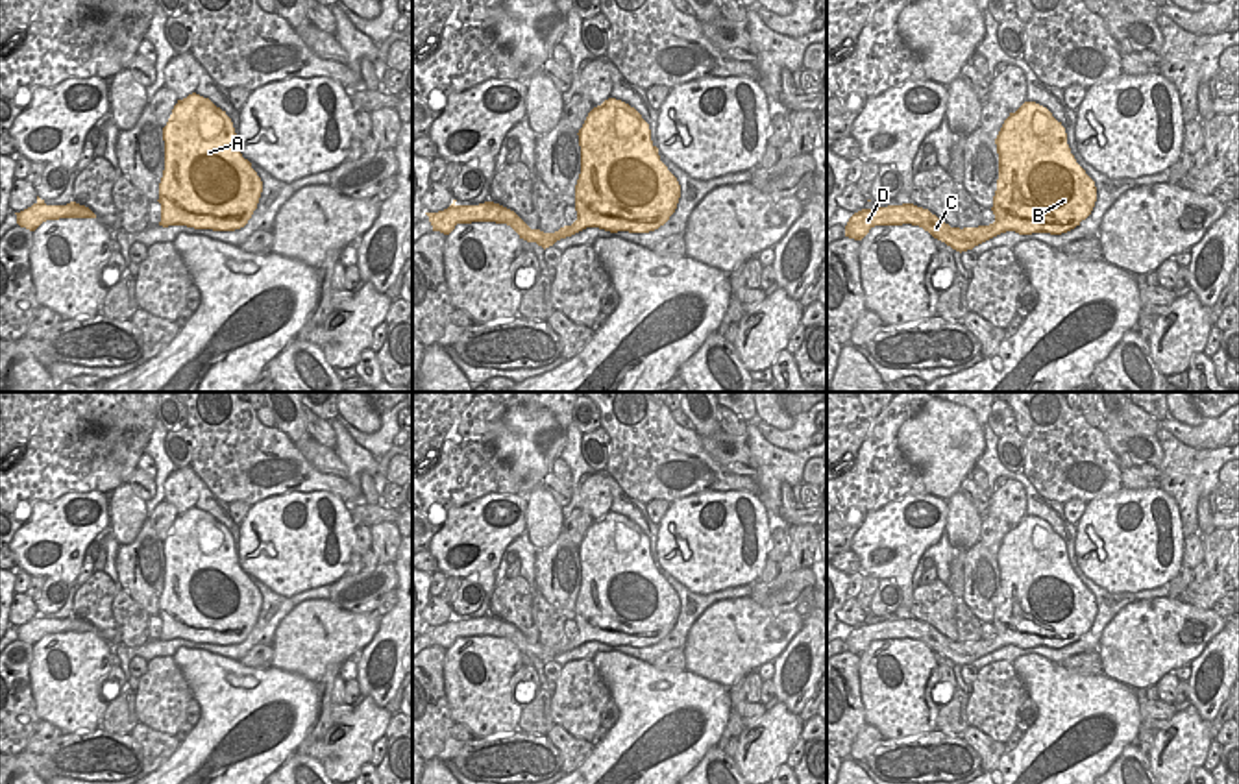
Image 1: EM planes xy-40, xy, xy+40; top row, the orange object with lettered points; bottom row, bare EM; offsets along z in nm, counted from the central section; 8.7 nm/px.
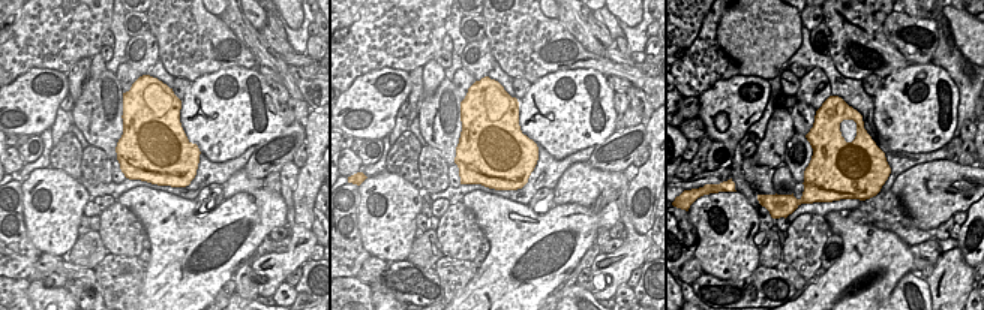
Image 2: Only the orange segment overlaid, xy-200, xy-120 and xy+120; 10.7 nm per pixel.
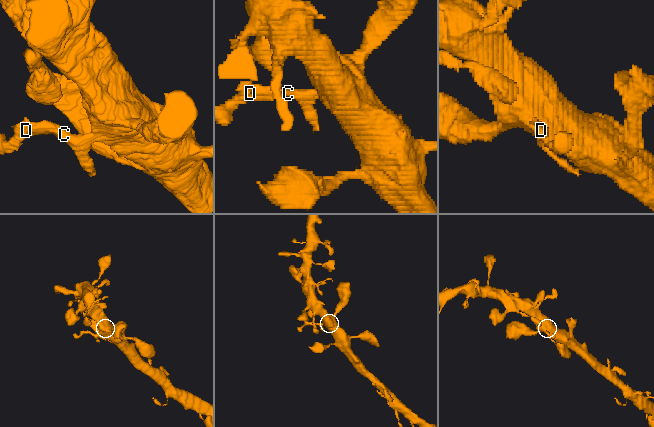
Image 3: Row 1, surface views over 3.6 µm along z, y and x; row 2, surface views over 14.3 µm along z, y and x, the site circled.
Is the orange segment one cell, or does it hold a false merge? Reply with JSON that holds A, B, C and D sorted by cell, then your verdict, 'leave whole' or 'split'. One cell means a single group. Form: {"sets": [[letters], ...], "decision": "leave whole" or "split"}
{"sets": [["A", "B"], ["C", "D"]], "decision": "split"}

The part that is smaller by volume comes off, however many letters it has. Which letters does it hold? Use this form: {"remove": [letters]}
{"remove": ["C", "D"]}

